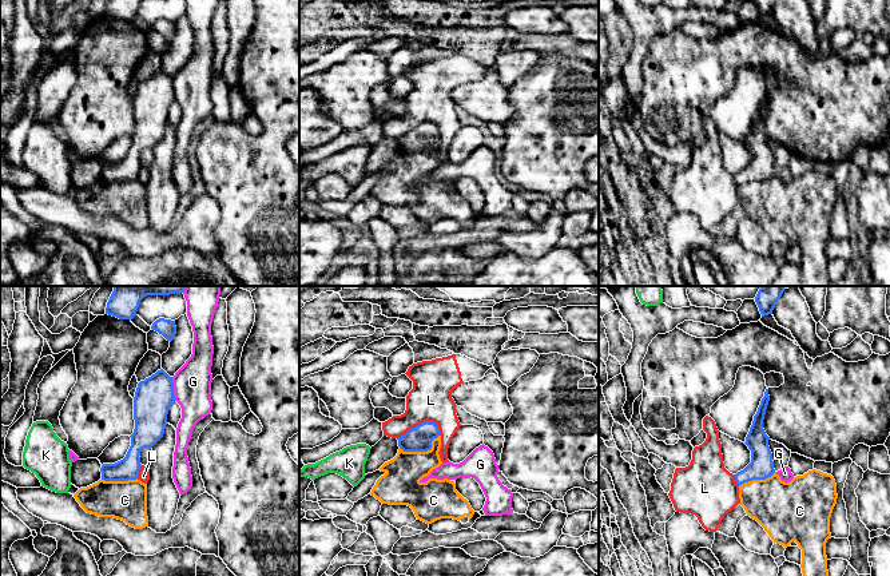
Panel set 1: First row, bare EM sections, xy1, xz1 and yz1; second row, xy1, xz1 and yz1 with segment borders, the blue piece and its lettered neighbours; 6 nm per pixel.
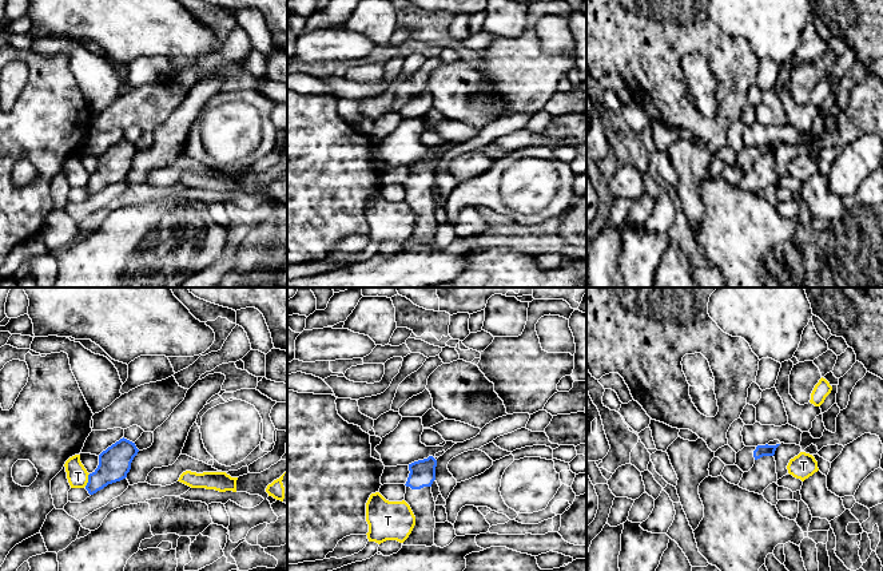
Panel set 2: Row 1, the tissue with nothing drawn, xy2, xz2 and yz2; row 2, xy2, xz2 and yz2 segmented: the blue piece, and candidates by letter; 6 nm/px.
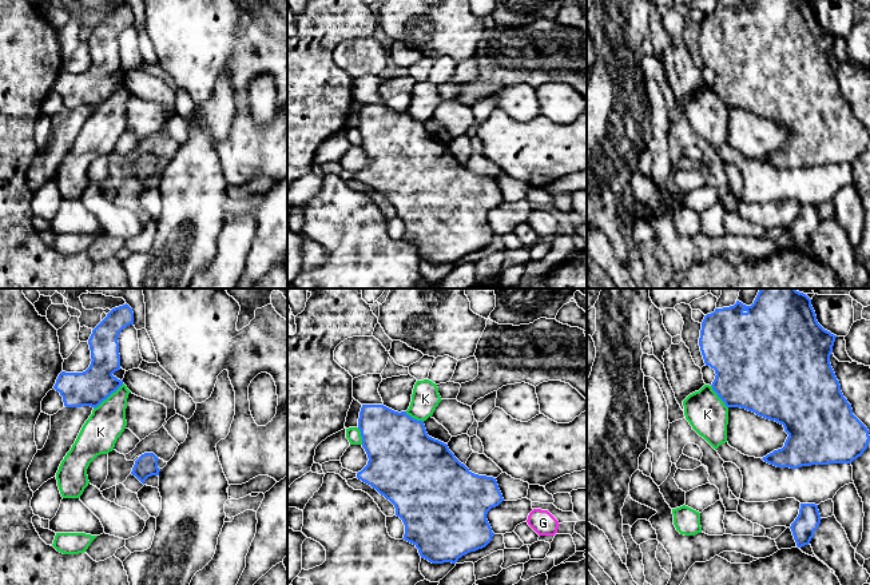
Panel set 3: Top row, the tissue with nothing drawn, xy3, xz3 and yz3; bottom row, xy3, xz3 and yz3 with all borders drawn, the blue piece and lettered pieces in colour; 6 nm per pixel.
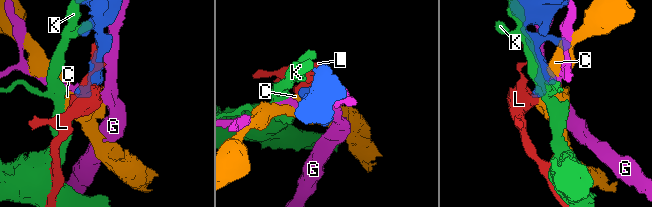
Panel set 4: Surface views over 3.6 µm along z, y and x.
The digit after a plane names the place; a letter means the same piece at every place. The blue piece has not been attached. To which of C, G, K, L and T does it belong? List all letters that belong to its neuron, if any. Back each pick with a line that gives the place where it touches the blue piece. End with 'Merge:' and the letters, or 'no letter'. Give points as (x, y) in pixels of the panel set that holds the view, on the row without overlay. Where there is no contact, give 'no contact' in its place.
Merge: no letter

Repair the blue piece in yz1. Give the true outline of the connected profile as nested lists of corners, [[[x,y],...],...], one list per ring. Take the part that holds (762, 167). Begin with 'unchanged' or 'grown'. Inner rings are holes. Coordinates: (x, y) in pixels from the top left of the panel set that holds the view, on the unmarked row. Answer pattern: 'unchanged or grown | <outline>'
unchanged | [[[766,90],[744,143],[751,151],[751,163],[743,171],[734,175],[738,186],[752,180],[766,180],[775,174],[772,154],[768,147],[770,138],[763,130],[768,102],[768,90]]]

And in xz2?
grown | [[[433,156],[409,164],[405,202],[410,206],[415,226],[403,246],[434,245],[435,202],[431,194],[431,185],[435,181],[437,160]]]

